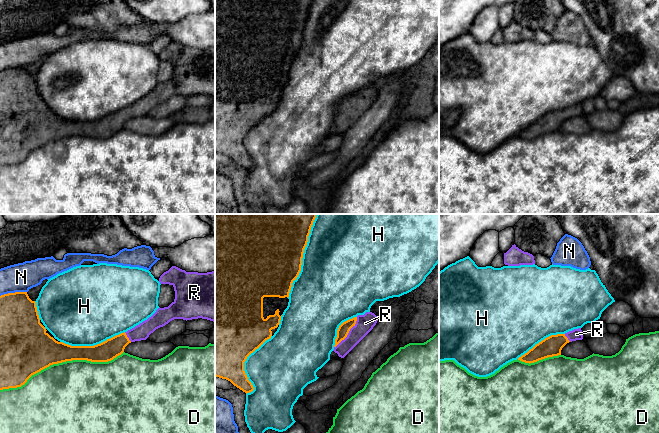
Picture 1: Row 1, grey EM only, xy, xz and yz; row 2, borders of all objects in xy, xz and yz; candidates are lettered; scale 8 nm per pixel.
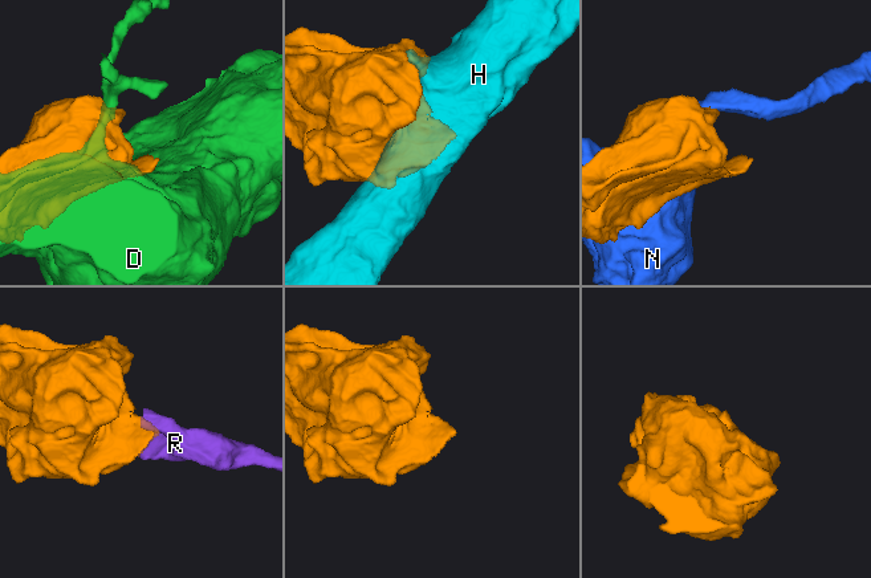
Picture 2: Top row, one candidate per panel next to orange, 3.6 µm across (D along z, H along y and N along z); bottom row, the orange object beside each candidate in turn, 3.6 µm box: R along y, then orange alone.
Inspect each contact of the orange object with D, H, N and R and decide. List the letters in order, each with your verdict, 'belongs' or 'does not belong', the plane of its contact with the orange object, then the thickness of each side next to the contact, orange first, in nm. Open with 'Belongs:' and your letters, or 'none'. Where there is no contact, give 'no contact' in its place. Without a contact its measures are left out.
Belongs: R
D: does not belong; meets orange in xy; 340 nm thick on the orange side, 500 nm on the other
H: does not belong; meets orange in xz; 500 nm thick on the orange side, 500 nm on the other
N: does not belong; meets orange in xy; 320 nm thick on the orange side, 240 nm on the other
R: belongs; meets orange in xz; 90 nm thick on the orange side, 140 nm on the other

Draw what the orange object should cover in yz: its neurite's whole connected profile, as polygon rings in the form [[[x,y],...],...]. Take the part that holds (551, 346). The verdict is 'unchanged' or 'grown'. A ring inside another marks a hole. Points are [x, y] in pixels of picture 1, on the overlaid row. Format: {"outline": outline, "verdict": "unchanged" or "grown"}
{"outline": [[[581,328],[565,334],[551,335],[536,344],[527,353],[519,357],[518,360],[530,364],[548,357],[558,356],[561,355],[561,350],[567,343],[582,339]]], "verdict": "grown"}

